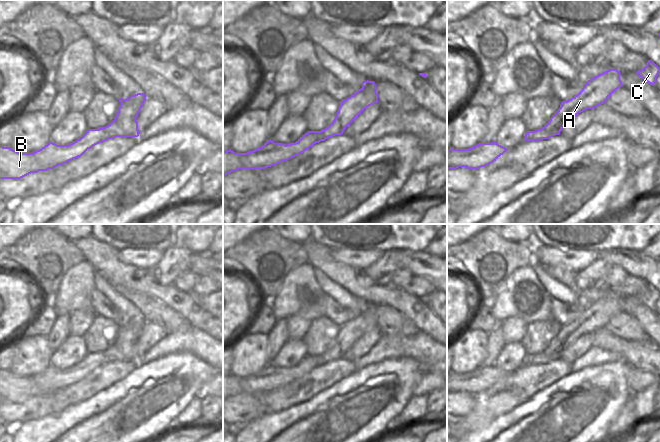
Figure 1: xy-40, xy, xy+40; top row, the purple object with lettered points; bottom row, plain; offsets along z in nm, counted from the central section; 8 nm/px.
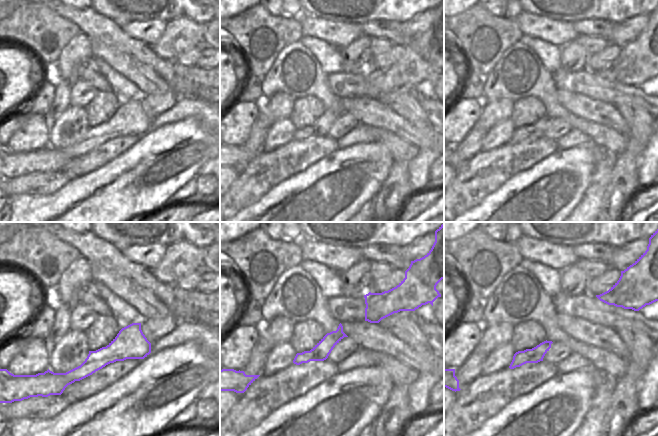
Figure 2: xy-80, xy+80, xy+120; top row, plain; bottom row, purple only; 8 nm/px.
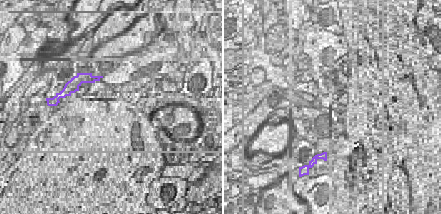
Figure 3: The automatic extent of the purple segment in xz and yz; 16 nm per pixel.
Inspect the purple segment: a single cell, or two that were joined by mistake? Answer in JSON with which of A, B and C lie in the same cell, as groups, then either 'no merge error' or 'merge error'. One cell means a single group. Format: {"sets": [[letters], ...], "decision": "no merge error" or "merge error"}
{"sets": [["A", "C"], ["B"]], "decision": "merge error"}

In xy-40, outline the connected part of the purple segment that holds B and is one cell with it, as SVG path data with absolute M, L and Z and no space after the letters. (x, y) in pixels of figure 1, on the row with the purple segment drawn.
M85 138L69 145L57 145L50 141L33 153L19 153L0 145L0 179L21 179L31 173L53 169L76 159L90 145Z

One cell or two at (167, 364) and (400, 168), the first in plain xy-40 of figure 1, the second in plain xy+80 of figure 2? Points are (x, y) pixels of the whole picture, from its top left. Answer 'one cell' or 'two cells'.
two cells

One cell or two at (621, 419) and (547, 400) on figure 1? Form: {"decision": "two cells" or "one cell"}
{"decision": "two cells"}

